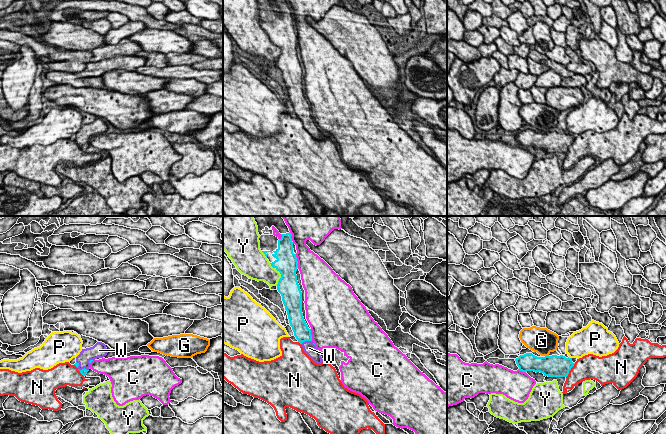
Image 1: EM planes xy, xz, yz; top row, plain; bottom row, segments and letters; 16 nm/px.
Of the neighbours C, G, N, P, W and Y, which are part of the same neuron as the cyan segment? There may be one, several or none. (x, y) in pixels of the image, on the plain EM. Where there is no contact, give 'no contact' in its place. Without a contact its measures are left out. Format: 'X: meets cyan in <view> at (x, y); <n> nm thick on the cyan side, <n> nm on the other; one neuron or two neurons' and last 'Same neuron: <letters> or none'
C: meets cyan in xz at (297, 37); 340 nm thick on the cyan side, 400 nm on the other; two neurons
G: meets cyan in yz at (547, 132); 360 nm thick on the cyan side, 420 nm on the other; two neurons
N: meets cyan in yz at (570, 145); 360 nm thick on the cyan side, 380 nm on the other; two neurons
P: meets cyan in yz at (570, 134); 360 nm thick on the cyan side, 380 nm on the other; two neurons
W: meets cyan in xz at (306, 116); 260 nm thick on the cyan side, 200 nm on the other; one neuron
Y: meets cyan in xz at (280, 49); 340 nm thick on the cyan side, 300 nm on the other; two neurons
Same neuron: W

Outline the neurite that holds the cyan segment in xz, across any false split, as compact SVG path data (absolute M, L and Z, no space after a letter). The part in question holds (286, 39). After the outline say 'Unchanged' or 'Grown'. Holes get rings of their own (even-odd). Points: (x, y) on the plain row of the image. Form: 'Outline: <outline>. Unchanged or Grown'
Outline: M257 0L260 11L260 25L271 42L280 48L277 66L287 87L294 112L302 121L304 128L317 140L323 135L312 117L302 89L302 68L297 57L298 37L293 29L292 10L286 0Z. Grown

